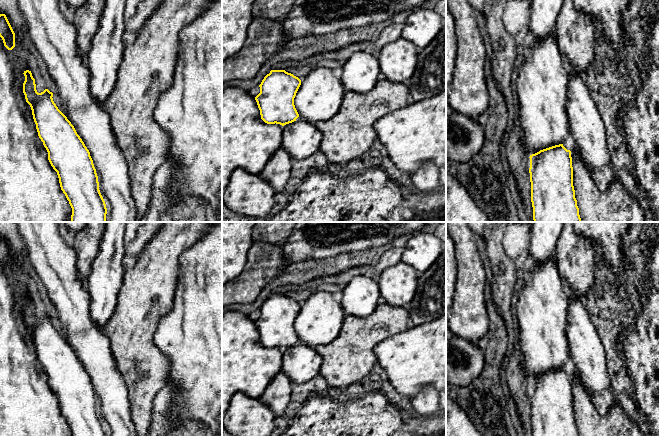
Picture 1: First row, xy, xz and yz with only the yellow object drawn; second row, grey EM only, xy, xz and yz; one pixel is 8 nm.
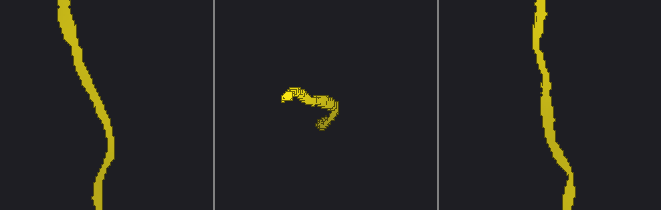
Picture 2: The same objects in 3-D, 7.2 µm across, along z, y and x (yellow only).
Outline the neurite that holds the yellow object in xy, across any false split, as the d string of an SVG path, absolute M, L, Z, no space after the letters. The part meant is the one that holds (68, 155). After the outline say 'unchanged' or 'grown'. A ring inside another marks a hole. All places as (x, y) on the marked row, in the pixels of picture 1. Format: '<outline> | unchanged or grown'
M24 71L23 93L30 105L38 136L48 152L48 160L57 172L61 190L72 208L71 222L106 222L107 208L99 190L98 176L90 152L74 126L58 109L48 89L38 93L31 71Z | unchanged

